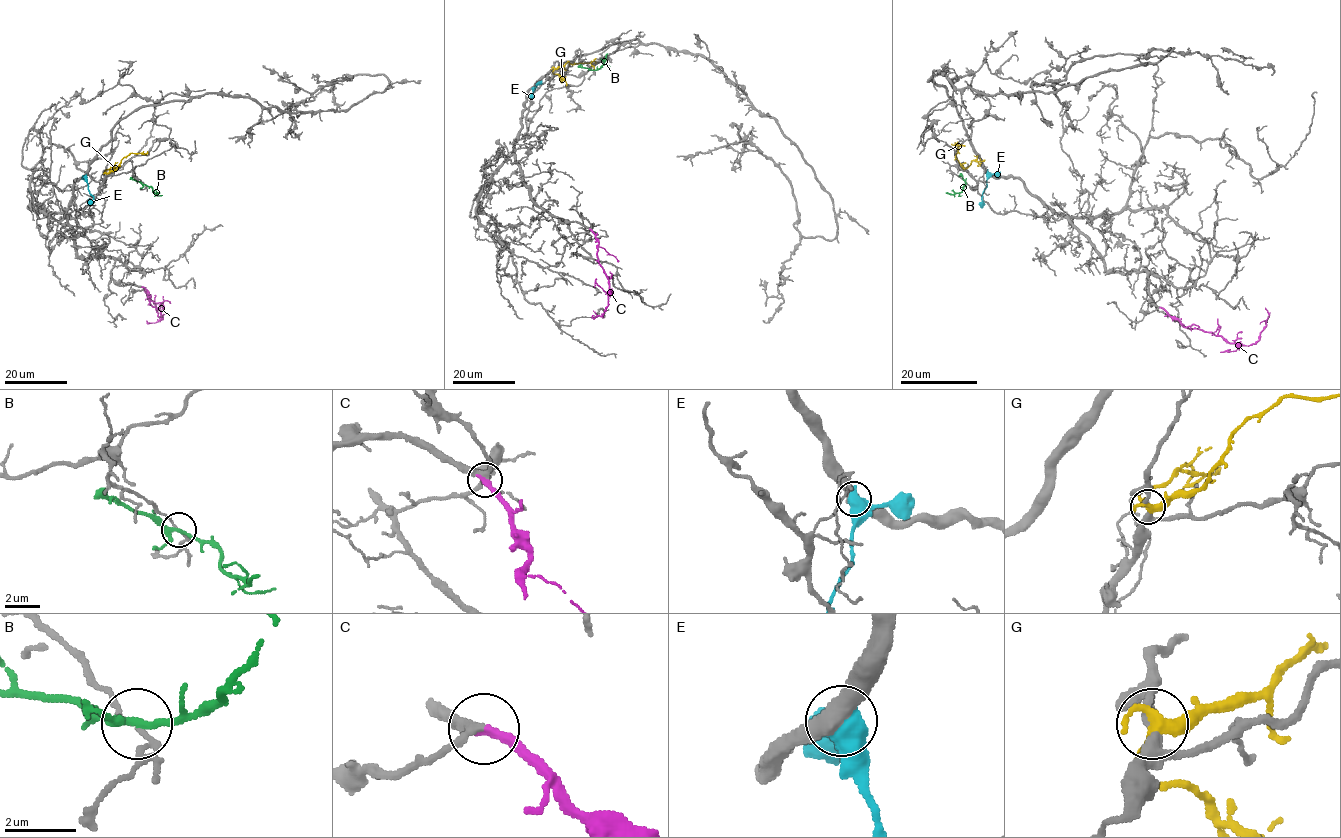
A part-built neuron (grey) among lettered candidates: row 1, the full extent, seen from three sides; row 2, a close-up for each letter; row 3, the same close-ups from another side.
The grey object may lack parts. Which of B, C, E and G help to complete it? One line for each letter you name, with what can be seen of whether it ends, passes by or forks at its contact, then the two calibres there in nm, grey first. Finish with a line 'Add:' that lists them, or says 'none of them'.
C: it ends there; 260 nm thick on the grey side, 300 nm on the other
Add: C

